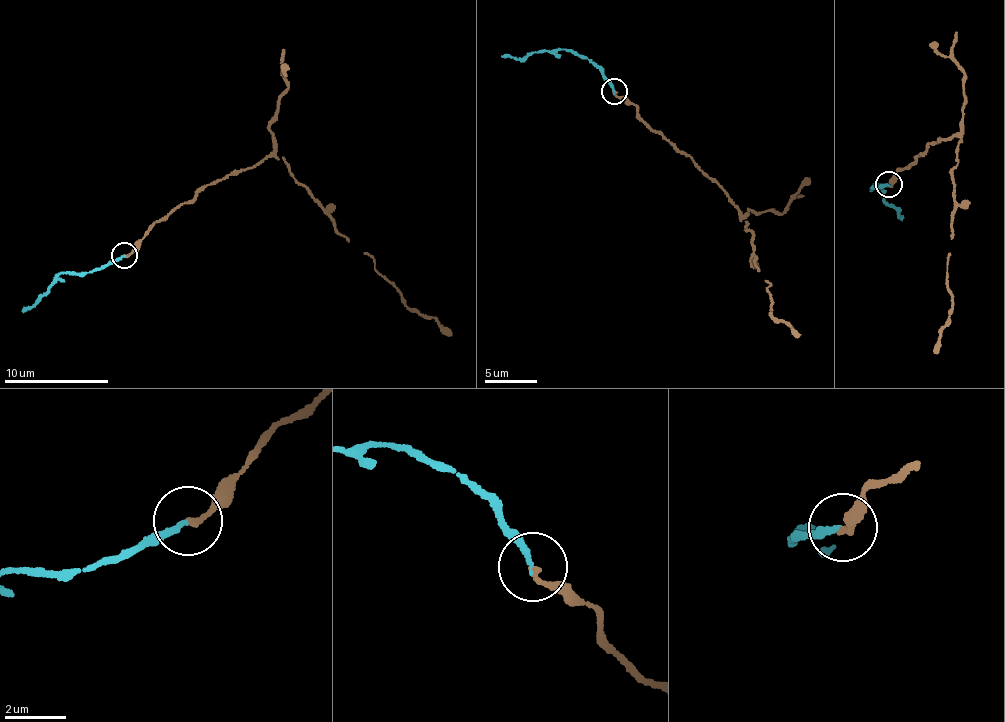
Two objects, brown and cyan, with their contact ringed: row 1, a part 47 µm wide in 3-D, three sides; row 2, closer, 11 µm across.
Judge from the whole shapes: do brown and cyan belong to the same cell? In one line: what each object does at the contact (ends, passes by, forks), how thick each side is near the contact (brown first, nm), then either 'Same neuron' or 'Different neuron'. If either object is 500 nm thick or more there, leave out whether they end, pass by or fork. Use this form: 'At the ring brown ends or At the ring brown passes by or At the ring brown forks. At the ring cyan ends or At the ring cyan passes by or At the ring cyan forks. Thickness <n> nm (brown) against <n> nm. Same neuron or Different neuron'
At the ring brown ends. At the ring cyan ends. Thickness 180 nm (brown) against 180 nm. Same neuron

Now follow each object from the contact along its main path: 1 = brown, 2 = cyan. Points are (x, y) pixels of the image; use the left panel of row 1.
1: (124, 255), (211, 184), (275, 156), (411, 309), (452, 335)
2: (124, 255), (85, 274), (61, 272), (45, 293), (21, 310)

